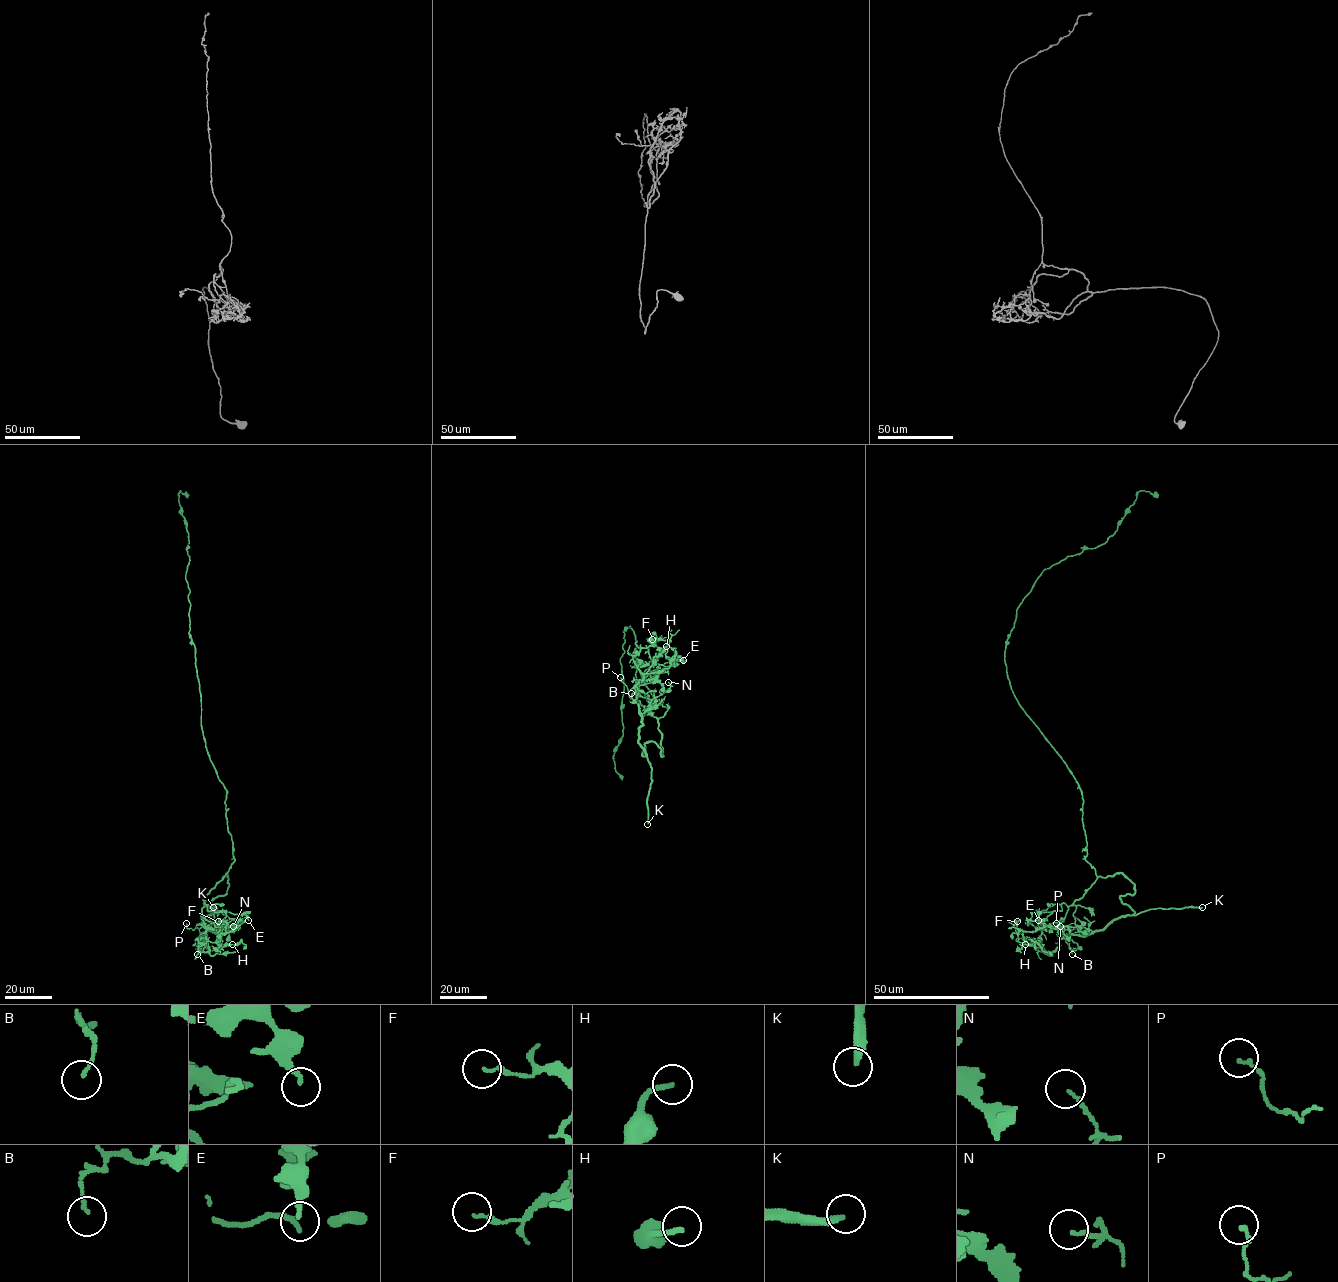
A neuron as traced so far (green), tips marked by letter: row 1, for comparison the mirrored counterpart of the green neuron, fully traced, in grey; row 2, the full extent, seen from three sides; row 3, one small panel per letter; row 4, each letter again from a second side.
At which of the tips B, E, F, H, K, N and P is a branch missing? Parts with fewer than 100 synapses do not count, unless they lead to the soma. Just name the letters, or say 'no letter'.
K

